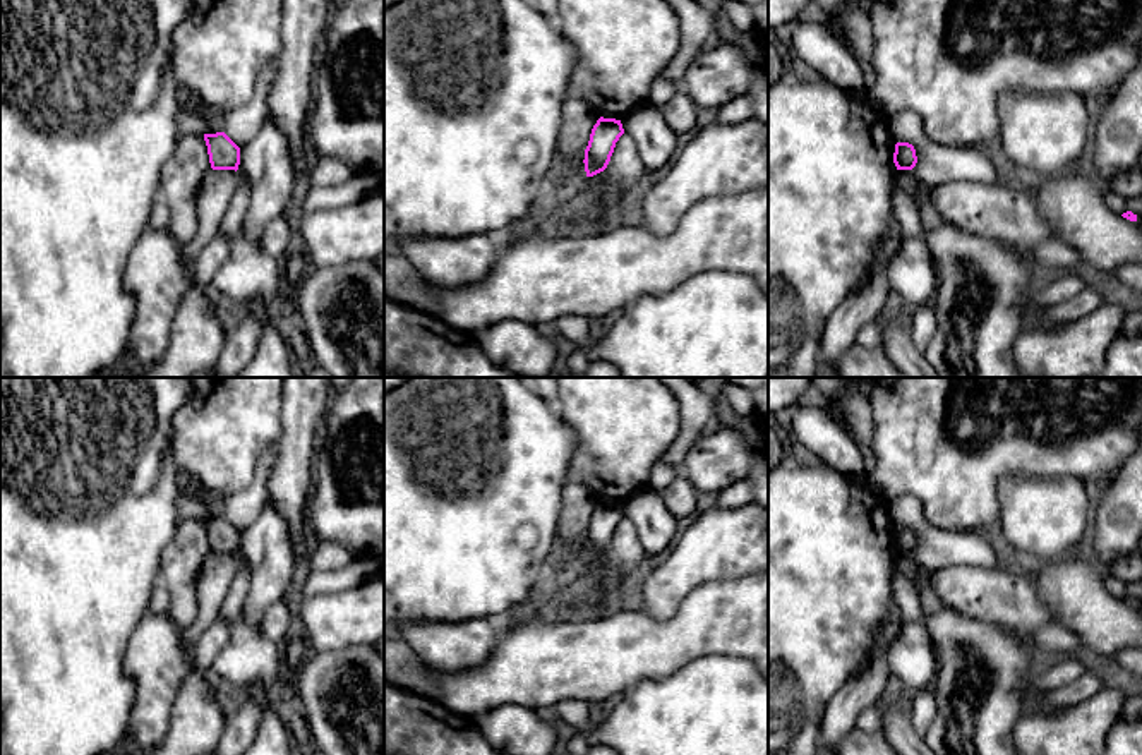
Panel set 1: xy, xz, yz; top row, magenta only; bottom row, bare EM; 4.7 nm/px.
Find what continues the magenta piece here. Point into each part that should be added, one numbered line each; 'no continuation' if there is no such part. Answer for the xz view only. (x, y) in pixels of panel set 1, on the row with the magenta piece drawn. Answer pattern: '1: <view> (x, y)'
no continuation

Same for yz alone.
no continuation

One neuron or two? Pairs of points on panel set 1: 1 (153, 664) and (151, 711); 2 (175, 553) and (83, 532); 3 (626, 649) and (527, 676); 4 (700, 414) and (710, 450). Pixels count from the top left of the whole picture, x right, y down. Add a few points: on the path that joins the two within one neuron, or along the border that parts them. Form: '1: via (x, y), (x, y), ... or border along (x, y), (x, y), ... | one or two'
1: via (153, 676), (153, 699) | one
2: border along (177, 525), (162, 553), (160, 580) | two
3: via (602, 656), (551, 661) | one
4: border along (703, 434), (679, 465) | two

